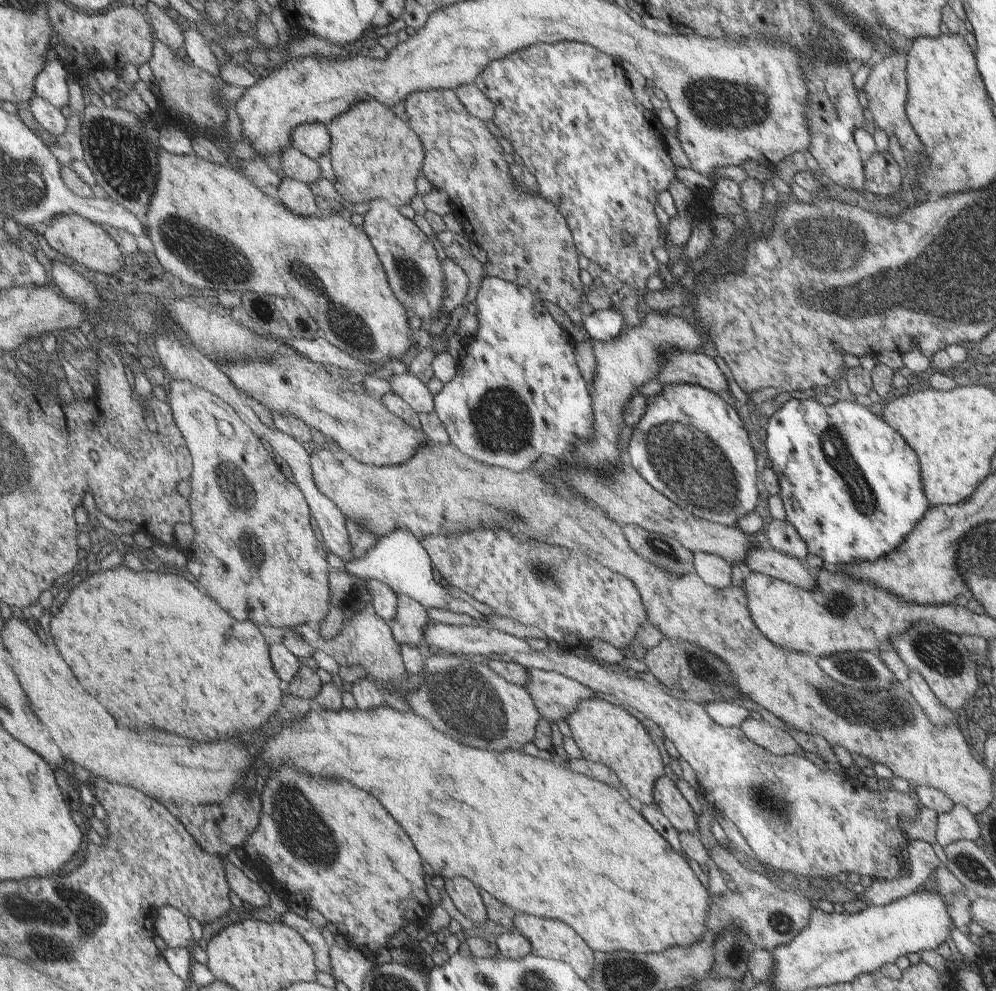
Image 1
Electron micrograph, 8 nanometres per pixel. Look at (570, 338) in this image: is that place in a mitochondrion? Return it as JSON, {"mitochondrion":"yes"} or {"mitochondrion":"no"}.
{"mitochondrion":"no"}

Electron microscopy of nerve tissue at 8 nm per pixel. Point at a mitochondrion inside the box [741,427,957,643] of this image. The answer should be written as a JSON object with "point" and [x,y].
{"point":[842,609]}

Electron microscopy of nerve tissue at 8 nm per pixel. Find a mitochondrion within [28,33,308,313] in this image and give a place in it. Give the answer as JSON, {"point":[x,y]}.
{"point":[126,162]}

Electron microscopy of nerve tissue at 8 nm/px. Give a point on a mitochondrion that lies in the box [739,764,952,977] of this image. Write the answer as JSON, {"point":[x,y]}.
{"point":[765,800]}

